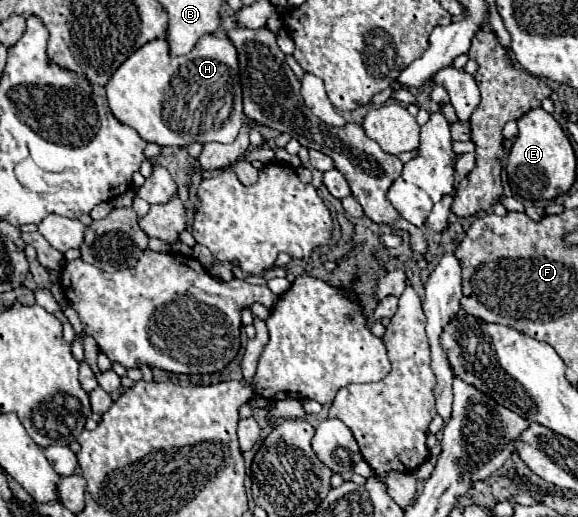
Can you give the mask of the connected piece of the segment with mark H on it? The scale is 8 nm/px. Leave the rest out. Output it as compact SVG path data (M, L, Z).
M205 35L205 37L199 39L199 43L195 45L195 49L193 49L189 55L183 55L183 57L171 57L171 55L169 55L169 43L167 43L167 39L155 39L155 41L145 43L141 49L137 49L137 51L113 73L113 77L109 79L109 83L107 83L107 87L105 87L105 91L107 91L107 101L109 101L109 109L111 109L111 113L113 113L121 123L133 127L143 141L147 141L147 143L157 143L157 145L161 145L161 147L187 147L187 145L191 145L191 143L195 143L195 141L199 141L199 143L209 143L209 141L233 143L235 137L237 137L237 133L239 133L239 129L243 127L243 117L245 117L245 115L243 115L243 107L241 107L241 83L239 83L239 75L233 75L231 69L239 69L239 61L237 61L237 51L235 51L233 43L231 43L227 37L221 39L221 37L217 37L217 35Z

